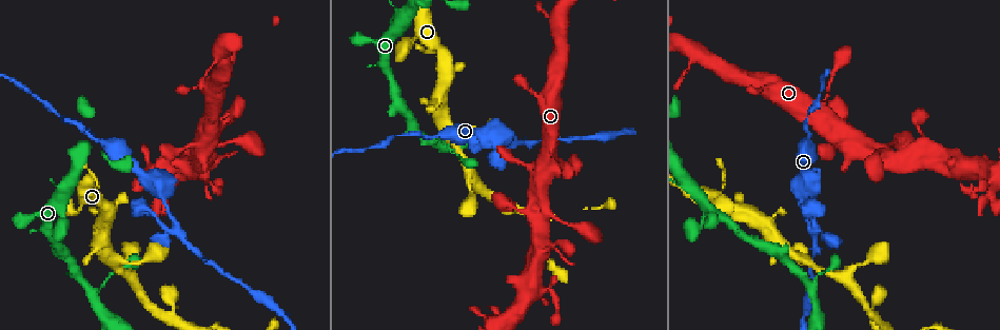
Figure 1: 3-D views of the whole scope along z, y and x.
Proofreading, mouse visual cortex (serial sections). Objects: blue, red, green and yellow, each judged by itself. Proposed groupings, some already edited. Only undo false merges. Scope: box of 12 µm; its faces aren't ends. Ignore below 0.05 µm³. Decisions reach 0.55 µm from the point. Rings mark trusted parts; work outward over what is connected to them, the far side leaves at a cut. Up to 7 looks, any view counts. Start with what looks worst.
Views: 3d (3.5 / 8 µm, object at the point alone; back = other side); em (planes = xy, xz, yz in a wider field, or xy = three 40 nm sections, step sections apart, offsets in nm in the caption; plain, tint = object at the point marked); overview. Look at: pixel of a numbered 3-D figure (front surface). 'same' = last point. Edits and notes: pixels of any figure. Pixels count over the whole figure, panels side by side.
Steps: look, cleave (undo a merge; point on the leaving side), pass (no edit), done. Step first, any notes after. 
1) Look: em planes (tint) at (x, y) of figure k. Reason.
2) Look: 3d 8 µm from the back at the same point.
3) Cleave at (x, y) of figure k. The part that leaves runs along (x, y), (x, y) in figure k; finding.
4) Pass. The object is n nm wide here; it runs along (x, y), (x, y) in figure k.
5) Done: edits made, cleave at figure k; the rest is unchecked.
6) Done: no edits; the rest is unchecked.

Look: 3d 3.5 µm at (817, 229) of figure 1. Arms run side by side.

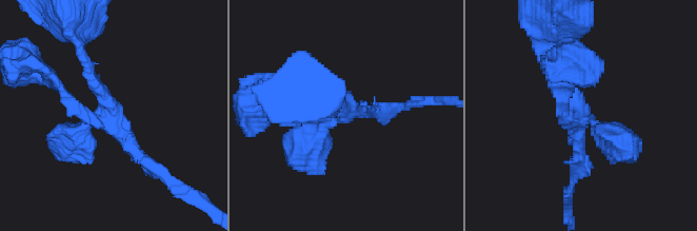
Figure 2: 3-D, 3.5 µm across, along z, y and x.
Look: em xy step 3 (tint) at (579, 117) of figure 2.

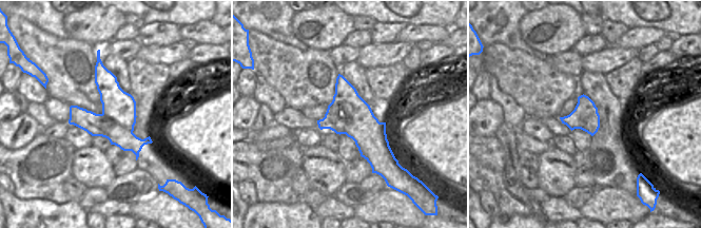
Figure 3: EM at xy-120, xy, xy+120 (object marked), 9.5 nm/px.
Cleave at (65, 101) of figure 2. The part that leaves runs along (95, 119), (43, 68), (20, 61) in figure 2; a second cell is stuck on.

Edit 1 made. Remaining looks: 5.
Look: overview.

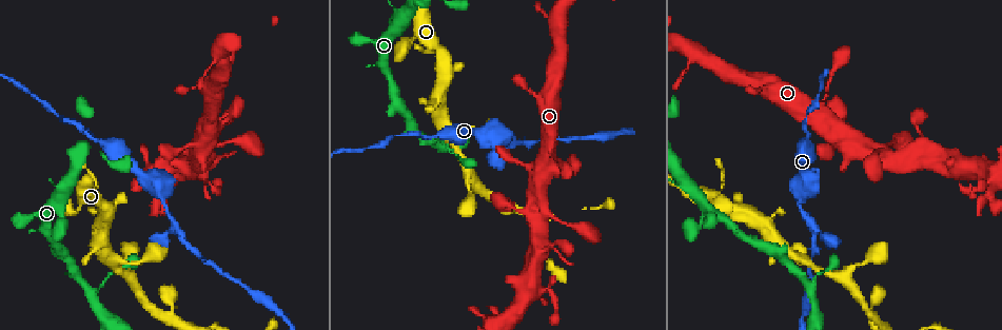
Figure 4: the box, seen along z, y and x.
Look: 3d 8 µm at (872, 310) of figure 4. Abrupt turn.

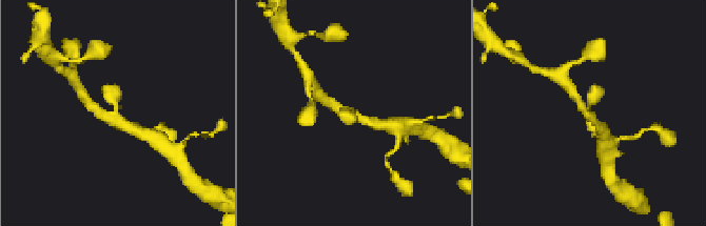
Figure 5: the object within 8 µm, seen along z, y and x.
Look: em planes (tint) at (590, 108) of figure 5. Shape alone is not enough.

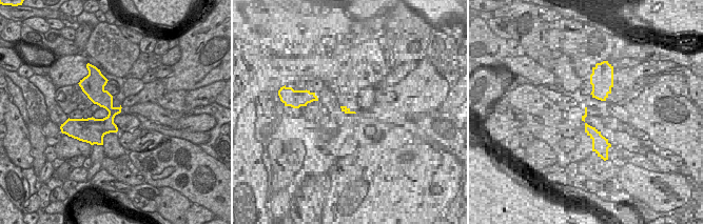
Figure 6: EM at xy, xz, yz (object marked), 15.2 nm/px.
Pass. It runs along (95, 110), (109, 118), (116, 109), (106, 83) in figure 5; continuous, no second cell.

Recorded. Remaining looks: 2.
Look: 3d 8 µm at (814, 294) of figure 4. Two arms in line, one across.

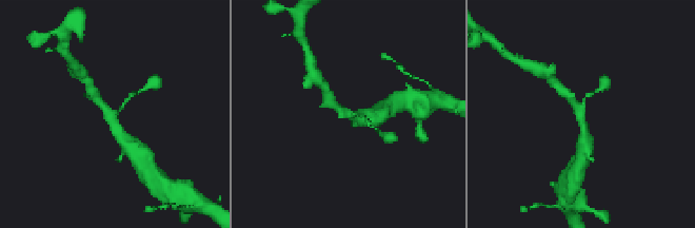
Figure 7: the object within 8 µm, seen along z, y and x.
Look: em planes (tint) at (347, 114) of figure 7. 3 arms meet here; the arms are 150, 350, 350 nm wide; now the EM.

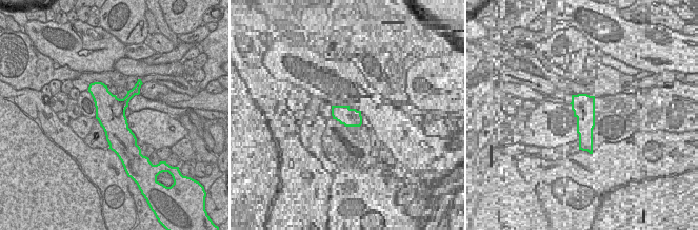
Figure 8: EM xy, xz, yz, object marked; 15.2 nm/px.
Pass. It runs along (93, 93), (125, 143) in figure 7; continuous, no second cell.

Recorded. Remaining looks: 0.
Done: edits made, cleave at figure 2; the rest is unchecked.

